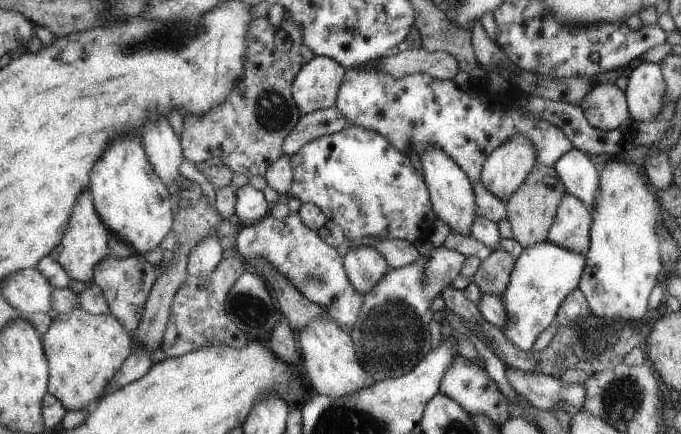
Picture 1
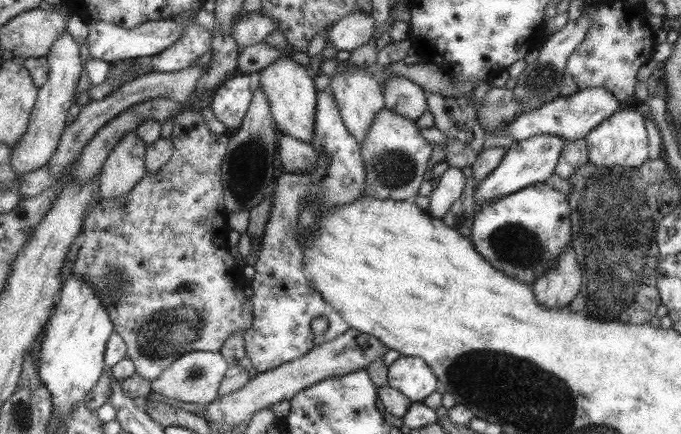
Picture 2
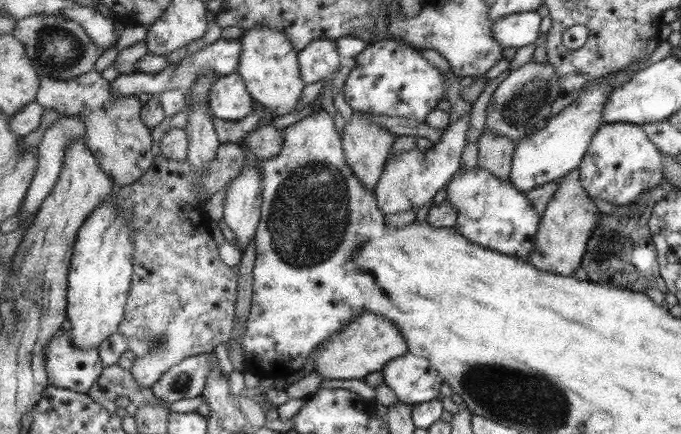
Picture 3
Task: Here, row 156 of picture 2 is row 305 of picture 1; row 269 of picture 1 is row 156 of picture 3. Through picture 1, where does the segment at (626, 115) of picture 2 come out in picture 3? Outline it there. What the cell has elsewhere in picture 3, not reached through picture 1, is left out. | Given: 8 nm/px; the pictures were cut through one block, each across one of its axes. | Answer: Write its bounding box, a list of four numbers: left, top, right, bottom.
[576,122,661,206]

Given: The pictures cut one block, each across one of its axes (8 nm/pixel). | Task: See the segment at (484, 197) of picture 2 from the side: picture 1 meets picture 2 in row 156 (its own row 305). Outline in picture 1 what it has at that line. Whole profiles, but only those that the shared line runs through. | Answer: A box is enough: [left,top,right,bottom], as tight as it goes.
[499,240,586,351]

